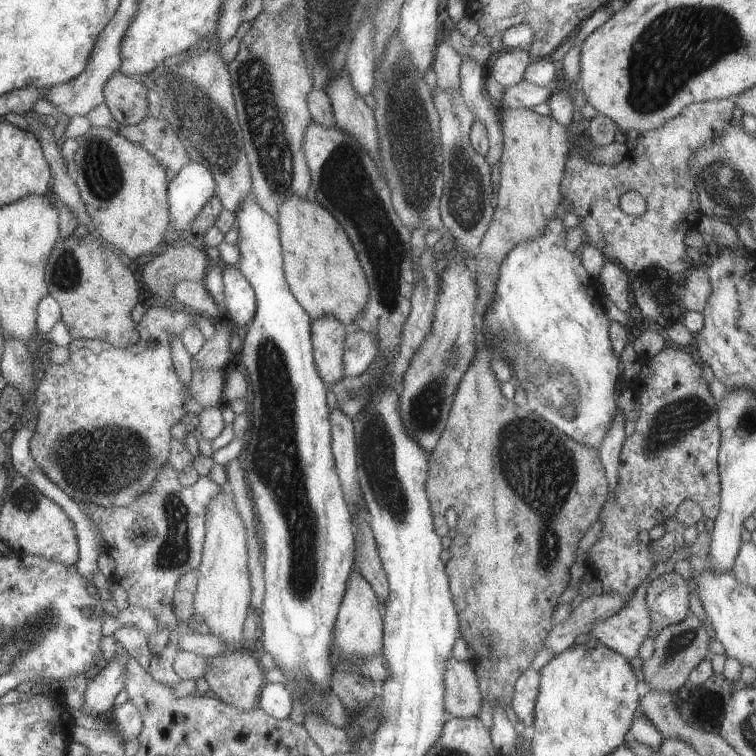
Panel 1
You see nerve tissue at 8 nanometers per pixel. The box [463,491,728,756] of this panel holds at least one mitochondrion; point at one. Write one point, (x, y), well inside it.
(683, 640)

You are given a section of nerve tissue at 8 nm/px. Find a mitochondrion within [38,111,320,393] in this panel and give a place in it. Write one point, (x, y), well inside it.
(103, 174)

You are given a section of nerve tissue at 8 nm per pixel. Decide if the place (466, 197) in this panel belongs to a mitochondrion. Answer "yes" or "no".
yes

